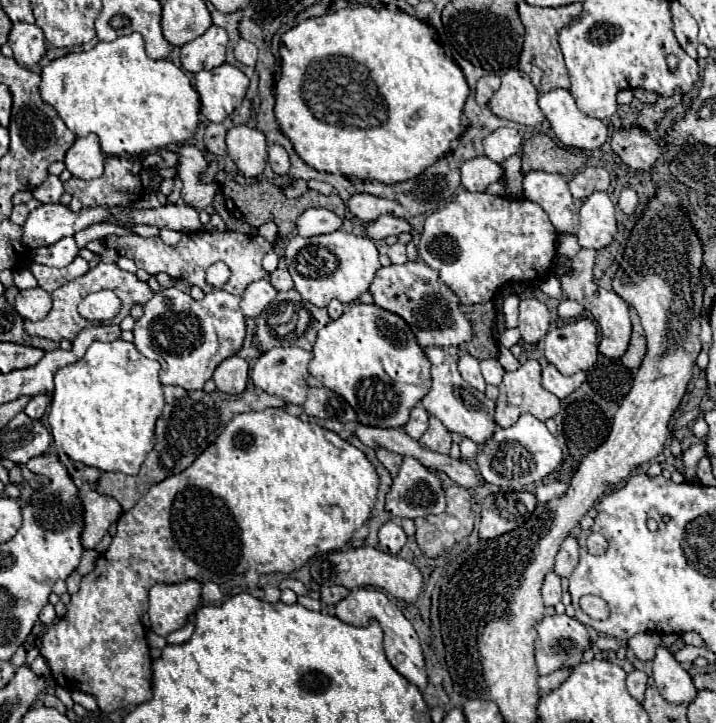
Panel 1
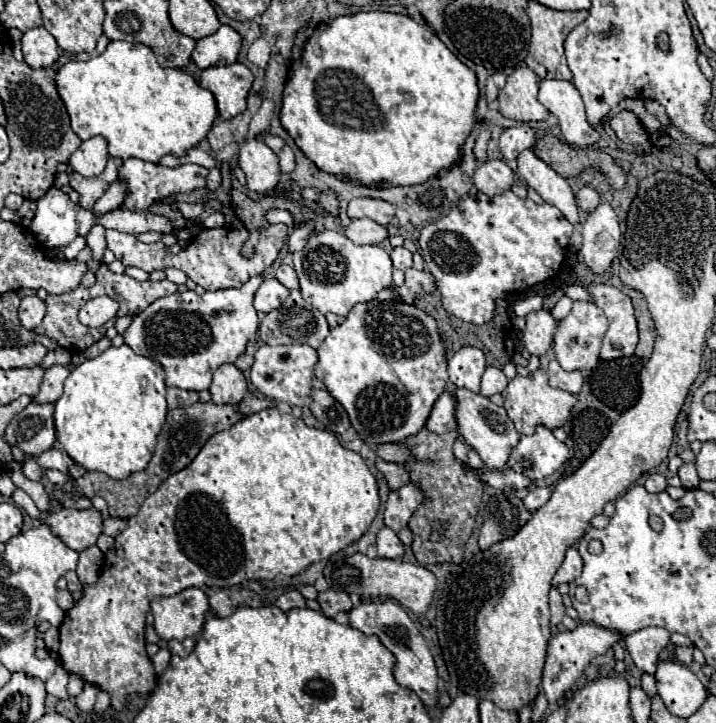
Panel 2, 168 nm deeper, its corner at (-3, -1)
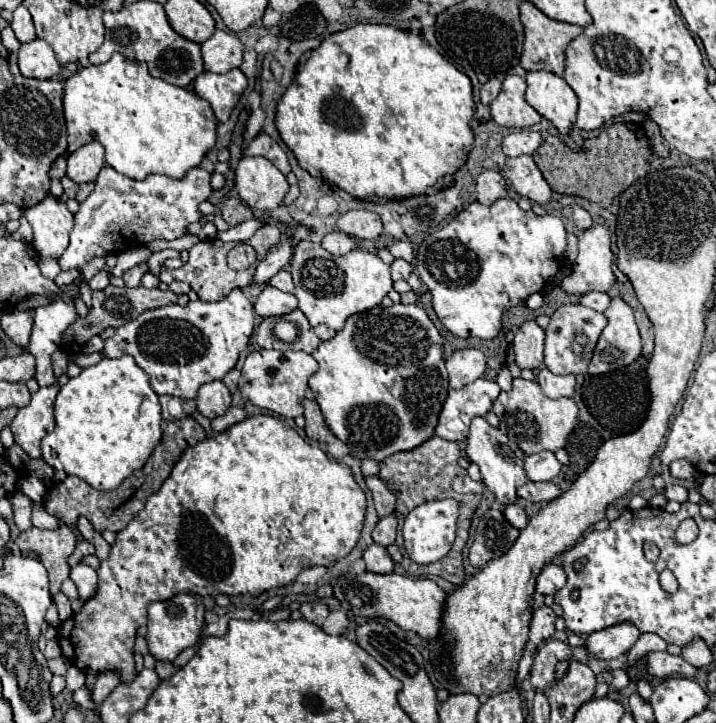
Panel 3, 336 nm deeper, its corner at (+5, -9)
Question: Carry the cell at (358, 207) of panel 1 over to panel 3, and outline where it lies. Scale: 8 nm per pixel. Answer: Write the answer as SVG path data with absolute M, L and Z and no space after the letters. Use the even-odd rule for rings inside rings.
M356 209L338 217L338 229L358 239L376 239L382 233L382 219L378 213Z

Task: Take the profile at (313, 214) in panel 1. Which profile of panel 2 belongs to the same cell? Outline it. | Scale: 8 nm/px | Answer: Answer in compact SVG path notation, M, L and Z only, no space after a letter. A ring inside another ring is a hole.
M304 223L304 227L294 229L294 231L288 235L288 241L286 241L288 251L290 251L290 253L296 253L296 251L304 249L310 233L314 233L314 225L312 225L312 223Z

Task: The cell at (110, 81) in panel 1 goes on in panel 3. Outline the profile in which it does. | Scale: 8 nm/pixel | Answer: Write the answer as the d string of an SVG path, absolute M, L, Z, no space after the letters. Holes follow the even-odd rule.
M114 53L110 61L78 69L64 81L64 117L68 127L68 153L74 153L90 141L100 141L106 149L106 163L130 179L144 179L150 173L162 173L174 179L198 167L208 149L216 143L216 117L208 101L196 93L156 79L140 61L130 61L122 53Z

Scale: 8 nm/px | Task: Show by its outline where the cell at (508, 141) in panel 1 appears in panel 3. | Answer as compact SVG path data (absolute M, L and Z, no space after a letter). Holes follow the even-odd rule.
M522 129L516 133L510 133L502 139L502 151L506 157L520 157L520 155L532 155L542 143L540 133Z

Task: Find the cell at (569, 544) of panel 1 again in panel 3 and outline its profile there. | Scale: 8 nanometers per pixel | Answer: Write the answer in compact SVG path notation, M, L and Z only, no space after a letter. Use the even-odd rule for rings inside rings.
M546 565L536 581L536 591L542 595L554 595L566 585L566 571L562 565Z

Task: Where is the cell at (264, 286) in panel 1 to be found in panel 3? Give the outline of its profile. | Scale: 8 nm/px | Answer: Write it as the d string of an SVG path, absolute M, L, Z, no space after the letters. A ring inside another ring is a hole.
M266 285L264 291L254 301L254 311L260 317L274 317L290 313L298 307L298 301L292 293L284 293L272 285Z

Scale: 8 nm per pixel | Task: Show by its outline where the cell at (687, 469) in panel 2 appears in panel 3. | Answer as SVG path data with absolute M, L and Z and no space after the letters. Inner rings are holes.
M674 483L674 485L666 487L664 493L666 493L666 499L674 499L678 503L682 503L682 501L688 499L688 489L684 485L680 485L680 483Z

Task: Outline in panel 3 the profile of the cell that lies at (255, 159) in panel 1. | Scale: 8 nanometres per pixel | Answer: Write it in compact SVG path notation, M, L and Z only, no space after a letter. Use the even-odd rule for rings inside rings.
M242 157L236 167L236 191L252 209L276 209L286 191L286 177L264 157Z

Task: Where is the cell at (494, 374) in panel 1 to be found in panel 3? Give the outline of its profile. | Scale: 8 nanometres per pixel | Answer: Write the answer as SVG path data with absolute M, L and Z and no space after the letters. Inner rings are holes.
M476 379L464 385L458 391L448 391L448 409L452 409L452 417L476 417L486 415L496 401L500 387L496 381Z

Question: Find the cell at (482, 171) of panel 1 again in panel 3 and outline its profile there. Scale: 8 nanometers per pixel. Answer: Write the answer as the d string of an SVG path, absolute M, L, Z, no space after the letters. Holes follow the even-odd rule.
M482 171L476 179L476 201L482 205L492 205L494 201L508 195L506 179L498 171Z

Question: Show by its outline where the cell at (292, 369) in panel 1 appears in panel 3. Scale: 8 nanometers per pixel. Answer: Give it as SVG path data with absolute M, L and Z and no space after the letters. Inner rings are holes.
M252 351L246 357L240 377L240 393L244 399L254 403L256 407L270 409L282 417L298 417L304 413L302 399L308 387L308 377L318 371L318 363L312 355L304 351Z

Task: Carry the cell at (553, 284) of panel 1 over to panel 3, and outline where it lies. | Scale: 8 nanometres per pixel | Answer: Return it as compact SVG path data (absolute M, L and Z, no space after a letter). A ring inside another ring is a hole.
M592 291L592 293L586 293L582 299L580 299L580 303L584 305L584 307L590 307L590 309L596 309L596 311L606 311L606 307L608 307L608 303L610 303L610 297L606 295L606 293L600 293L600 291Z

